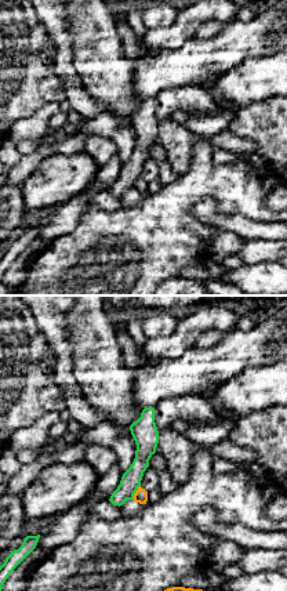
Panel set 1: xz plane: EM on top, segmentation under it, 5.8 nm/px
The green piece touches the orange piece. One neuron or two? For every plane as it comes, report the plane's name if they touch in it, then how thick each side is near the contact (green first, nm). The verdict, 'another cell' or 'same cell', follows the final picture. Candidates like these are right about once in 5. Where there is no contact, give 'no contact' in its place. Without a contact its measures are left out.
xz | 120/80 nm

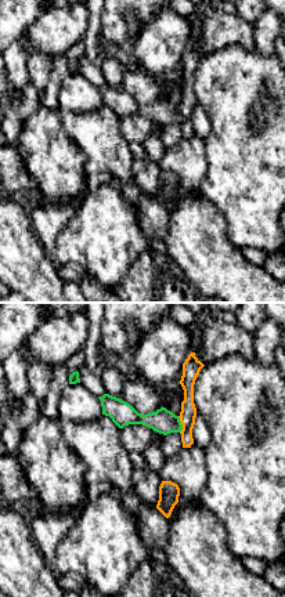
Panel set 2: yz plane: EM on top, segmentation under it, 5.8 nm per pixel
yz | 140/100 nm

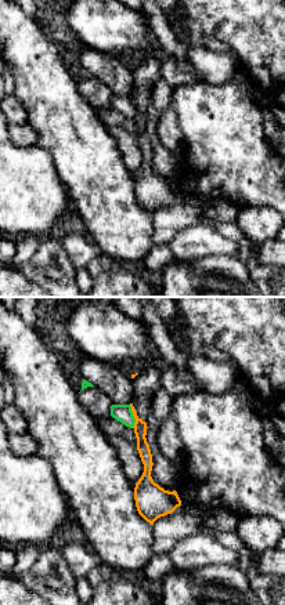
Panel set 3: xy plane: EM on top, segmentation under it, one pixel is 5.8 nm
xy | 100/80 nm

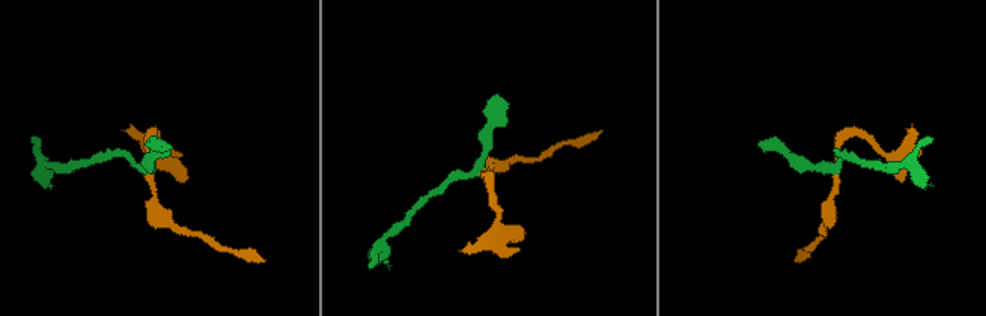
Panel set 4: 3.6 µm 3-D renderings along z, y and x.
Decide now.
another cell

